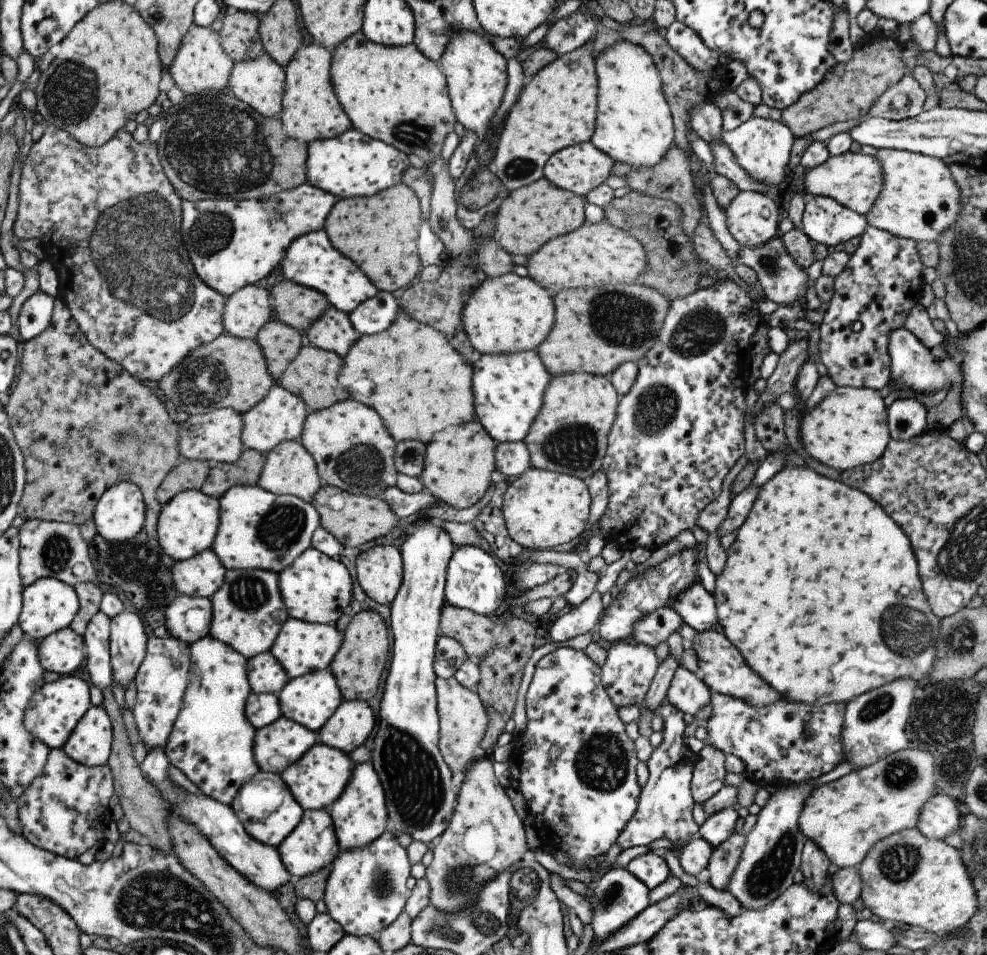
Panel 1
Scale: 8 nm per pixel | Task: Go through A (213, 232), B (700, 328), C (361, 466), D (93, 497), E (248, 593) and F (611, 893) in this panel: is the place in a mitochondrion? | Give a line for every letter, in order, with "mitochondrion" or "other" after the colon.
A: mitochondrion
B: mitochondrion
C: mitochondrion
D: other
E: mitochondrion
F: mitochondrion

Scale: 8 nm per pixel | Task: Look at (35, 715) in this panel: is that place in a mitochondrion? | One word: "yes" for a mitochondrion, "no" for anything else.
yes

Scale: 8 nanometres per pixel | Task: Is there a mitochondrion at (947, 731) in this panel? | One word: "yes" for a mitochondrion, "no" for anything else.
yes

